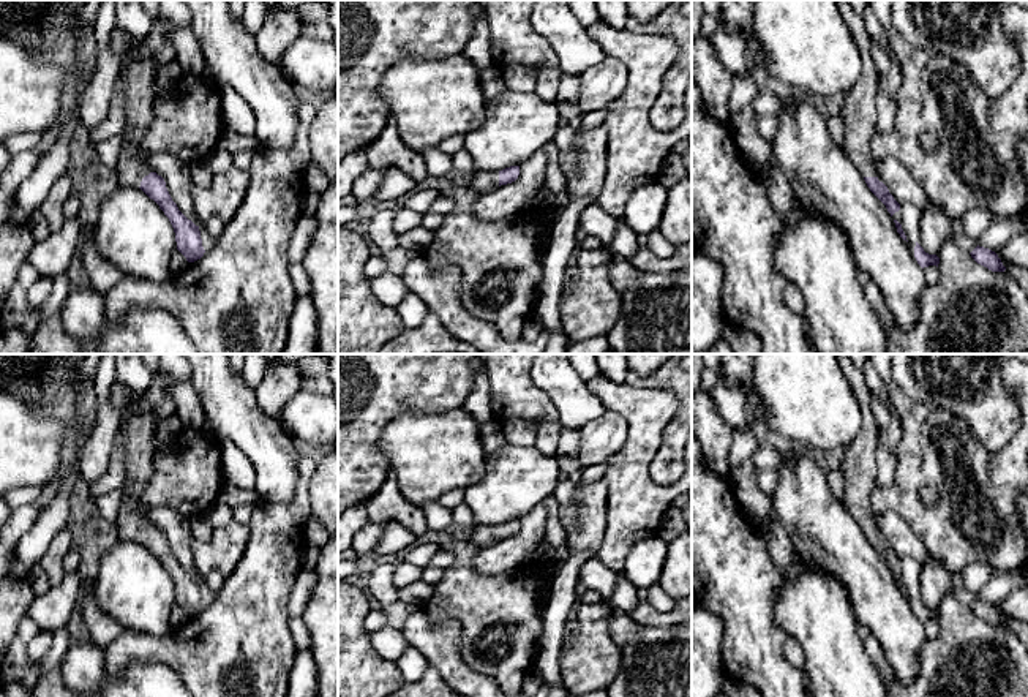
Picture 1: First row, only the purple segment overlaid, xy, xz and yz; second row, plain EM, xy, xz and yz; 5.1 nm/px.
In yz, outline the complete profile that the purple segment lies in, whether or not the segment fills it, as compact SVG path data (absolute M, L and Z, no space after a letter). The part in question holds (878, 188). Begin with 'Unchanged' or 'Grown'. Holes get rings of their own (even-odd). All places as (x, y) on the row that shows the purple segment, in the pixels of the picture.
Grown. M837 0L839 9L859 47L862 71L857 85L843 98L840 117L845 122L843 150L864 177L870 191L886 205L891 217L900 204L878 177L870 141L876 130L876 89L880 74L872 57L872 38L864 17L856 14L848 0Z

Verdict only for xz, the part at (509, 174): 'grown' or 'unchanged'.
grown

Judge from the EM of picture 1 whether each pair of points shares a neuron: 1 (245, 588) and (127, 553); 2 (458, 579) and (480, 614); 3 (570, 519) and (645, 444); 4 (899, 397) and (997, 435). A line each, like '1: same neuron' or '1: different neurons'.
1: different neurons
2: same neuron
3: different neurons
4: different neurons

